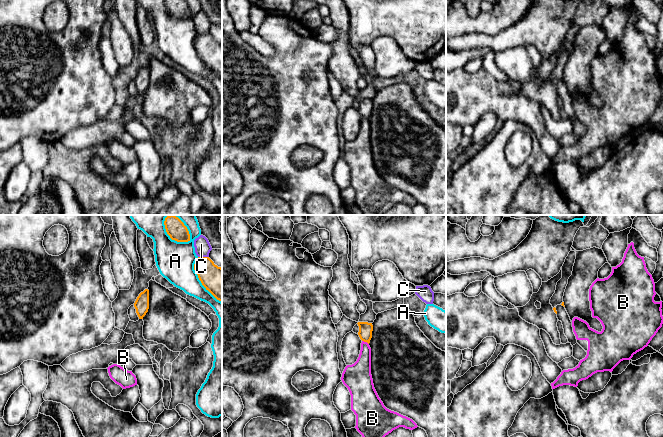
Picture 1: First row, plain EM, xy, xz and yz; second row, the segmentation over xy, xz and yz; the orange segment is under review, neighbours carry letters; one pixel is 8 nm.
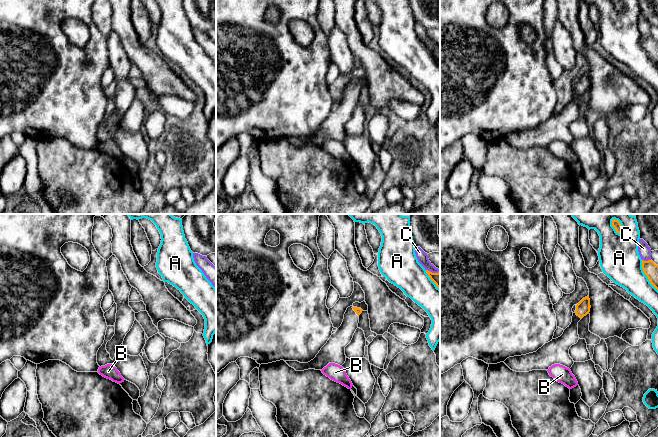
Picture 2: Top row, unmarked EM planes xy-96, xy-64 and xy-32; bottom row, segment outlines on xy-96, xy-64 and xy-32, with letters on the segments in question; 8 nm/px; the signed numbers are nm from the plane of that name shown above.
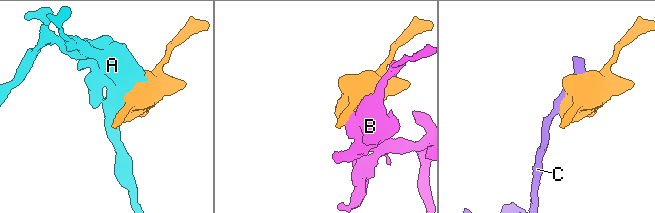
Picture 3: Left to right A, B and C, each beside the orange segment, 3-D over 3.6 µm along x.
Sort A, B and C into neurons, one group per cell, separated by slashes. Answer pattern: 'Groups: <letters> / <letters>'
Groups: A / B / C

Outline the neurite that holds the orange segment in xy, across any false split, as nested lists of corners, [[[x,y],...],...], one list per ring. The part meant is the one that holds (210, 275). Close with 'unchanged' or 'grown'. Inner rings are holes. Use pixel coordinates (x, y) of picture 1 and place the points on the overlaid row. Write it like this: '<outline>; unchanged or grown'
[[[198,257],[194,270],[206,290],[222,302],[222,268],[215,265],[209,257]]]; unchanged

